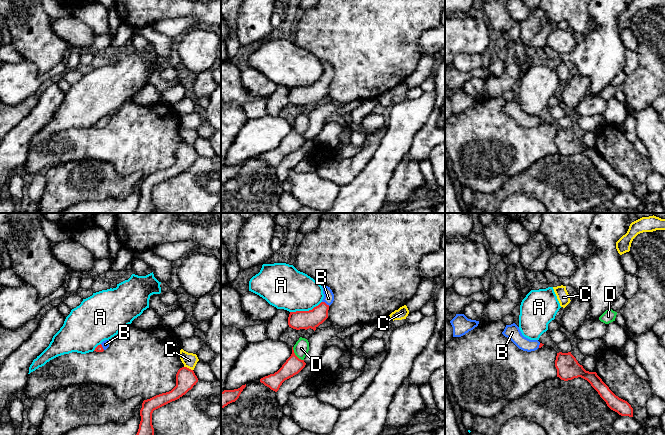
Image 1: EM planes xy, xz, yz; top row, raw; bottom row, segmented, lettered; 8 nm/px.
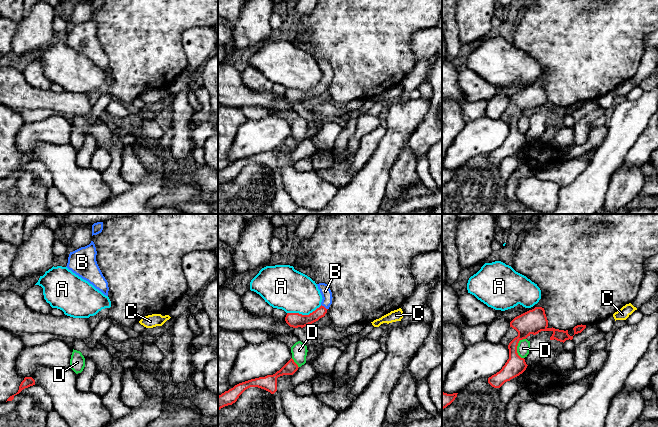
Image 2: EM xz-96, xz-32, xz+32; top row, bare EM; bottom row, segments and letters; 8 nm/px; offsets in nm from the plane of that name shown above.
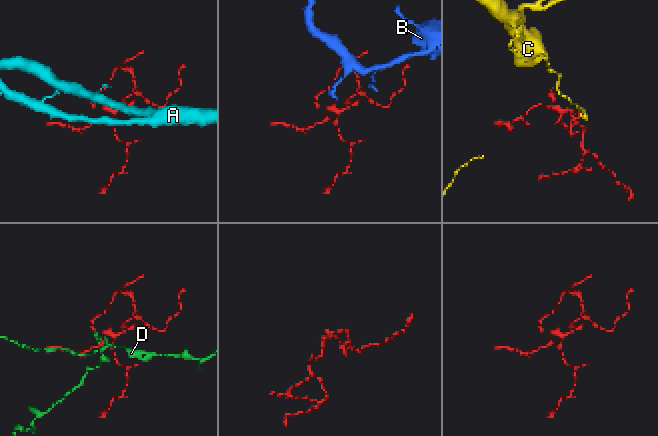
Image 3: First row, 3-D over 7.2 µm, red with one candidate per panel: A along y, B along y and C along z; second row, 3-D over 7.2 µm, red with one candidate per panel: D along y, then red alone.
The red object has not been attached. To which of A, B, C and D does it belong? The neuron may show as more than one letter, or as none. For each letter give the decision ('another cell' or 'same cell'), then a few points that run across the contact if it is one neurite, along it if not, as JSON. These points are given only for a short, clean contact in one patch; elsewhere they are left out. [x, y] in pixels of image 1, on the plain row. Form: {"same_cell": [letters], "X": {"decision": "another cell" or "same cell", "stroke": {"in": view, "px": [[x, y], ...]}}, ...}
{"same_cell": ["B"], "A": {"decision": "another cell", "stroke": {"in": "xz", "px": [[321, 77], [311, 85], [290, 88]]}}, "B": {"decision": "same cell", "stroke": {"in": "xz", "px": [[313, 94], [325, 79], [328, 74]]}}, "C": {"decision": "another cell", "stroke": {"in": "xy", "px": [[184, 142], [192, 146]]}}, "D": {"decision": "another cell"}}

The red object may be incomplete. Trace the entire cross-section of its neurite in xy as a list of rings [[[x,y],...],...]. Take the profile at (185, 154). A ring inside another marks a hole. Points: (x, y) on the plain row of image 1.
[[[182,143],[176,150],[176,162],[171,167],[144,176],[140,186],[141,197],[136,213],[154,213],[153,187],[179,175],[191,166],[197,158],[198,154],[194,147],[187,143]]]

